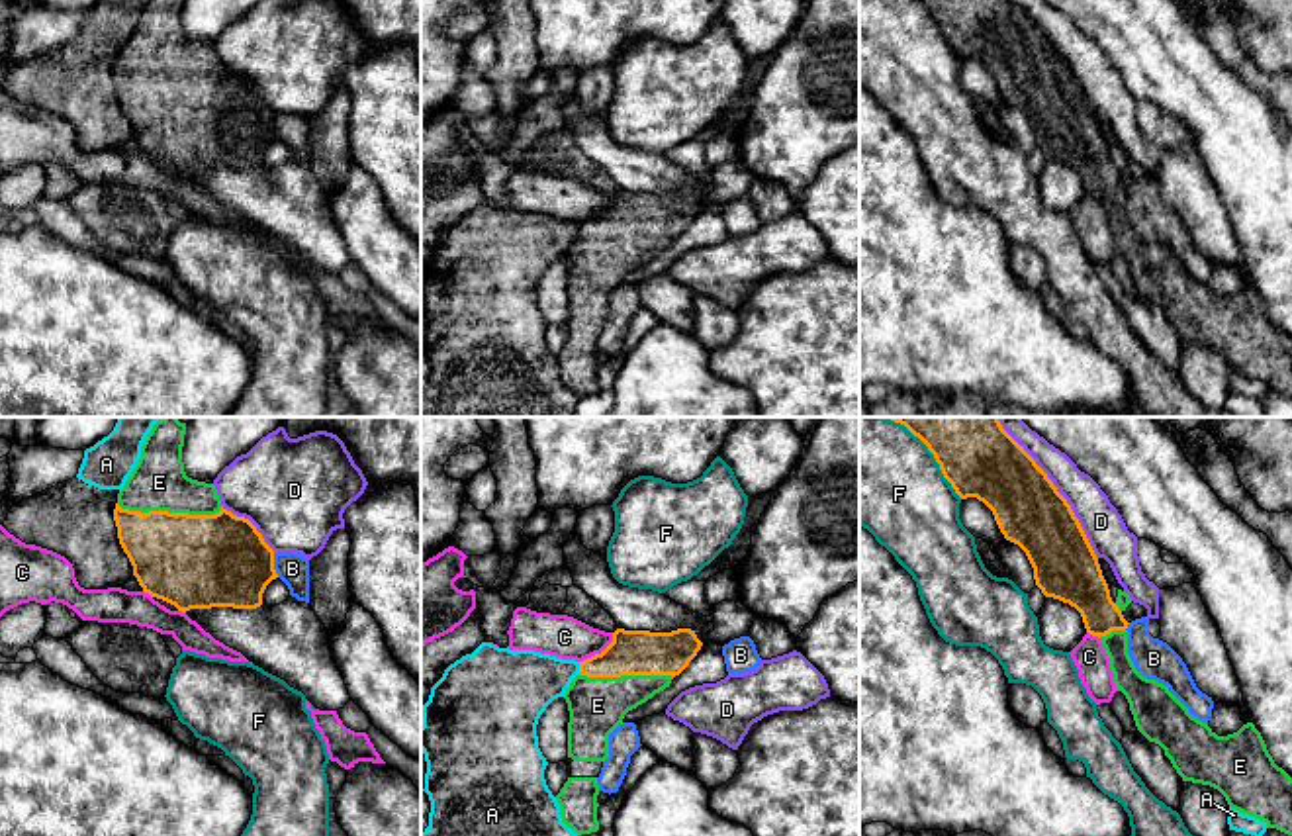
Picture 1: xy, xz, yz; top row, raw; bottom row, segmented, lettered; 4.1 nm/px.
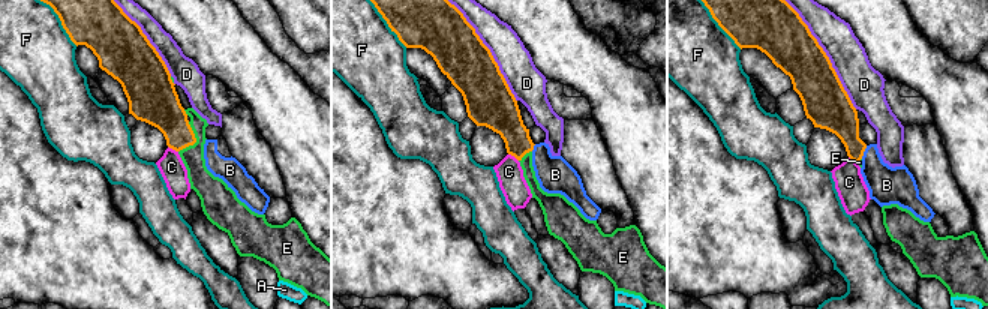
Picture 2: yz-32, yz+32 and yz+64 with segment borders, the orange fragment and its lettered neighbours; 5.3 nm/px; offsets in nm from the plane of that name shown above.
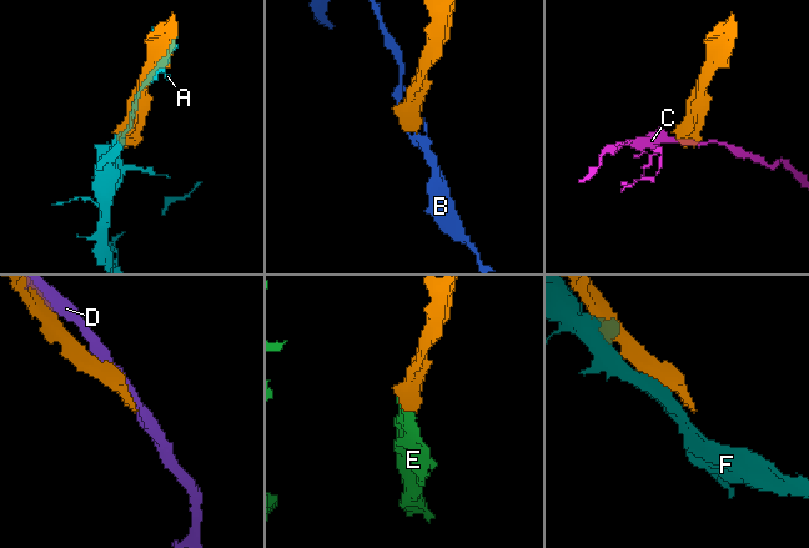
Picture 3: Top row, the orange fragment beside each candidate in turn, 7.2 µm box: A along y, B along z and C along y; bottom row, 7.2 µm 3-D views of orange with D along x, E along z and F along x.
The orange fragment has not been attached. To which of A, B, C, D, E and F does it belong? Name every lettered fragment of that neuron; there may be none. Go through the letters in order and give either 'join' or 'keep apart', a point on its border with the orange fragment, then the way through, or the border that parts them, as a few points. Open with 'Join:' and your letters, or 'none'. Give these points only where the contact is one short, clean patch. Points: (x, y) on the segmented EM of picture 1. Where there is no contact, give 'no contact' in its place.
Join: E
A: keep apart; contact xz (580, 668)
B: keep apart; contact xy (273, 564)
C: keep apart; contact xz (601, 652); border xz (613, 633), (613, 639), (599, 652), (580, 662)
D: keep apart; contact yz (1056, 488)
E: join; contact xy (167, 511)
F: keep apart; contact yz (928, 449)

